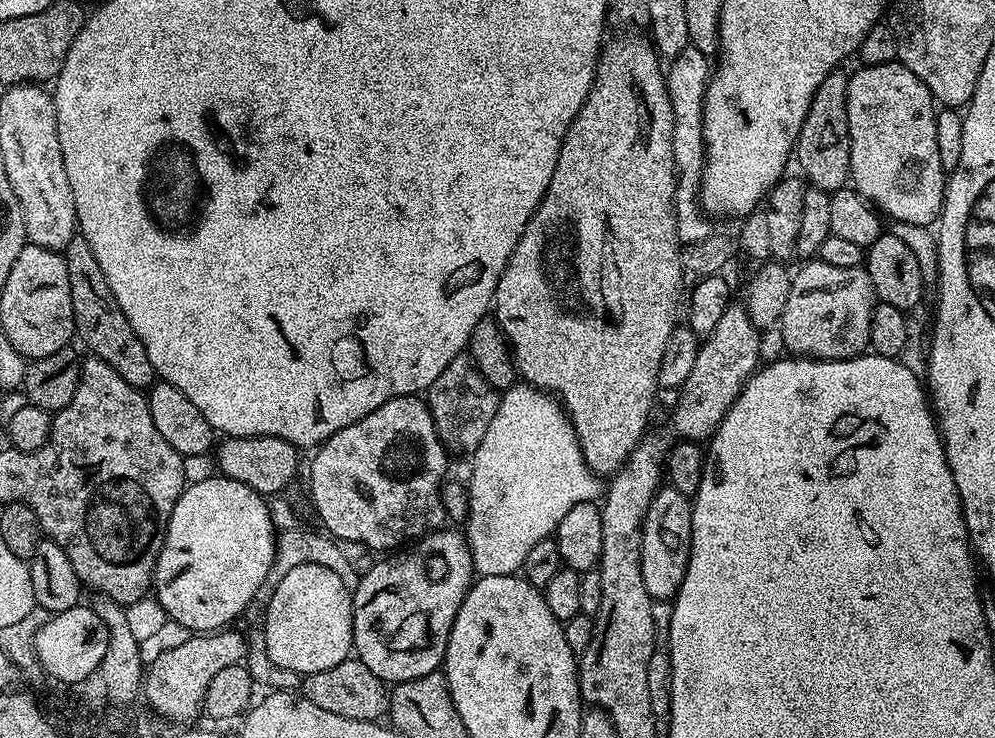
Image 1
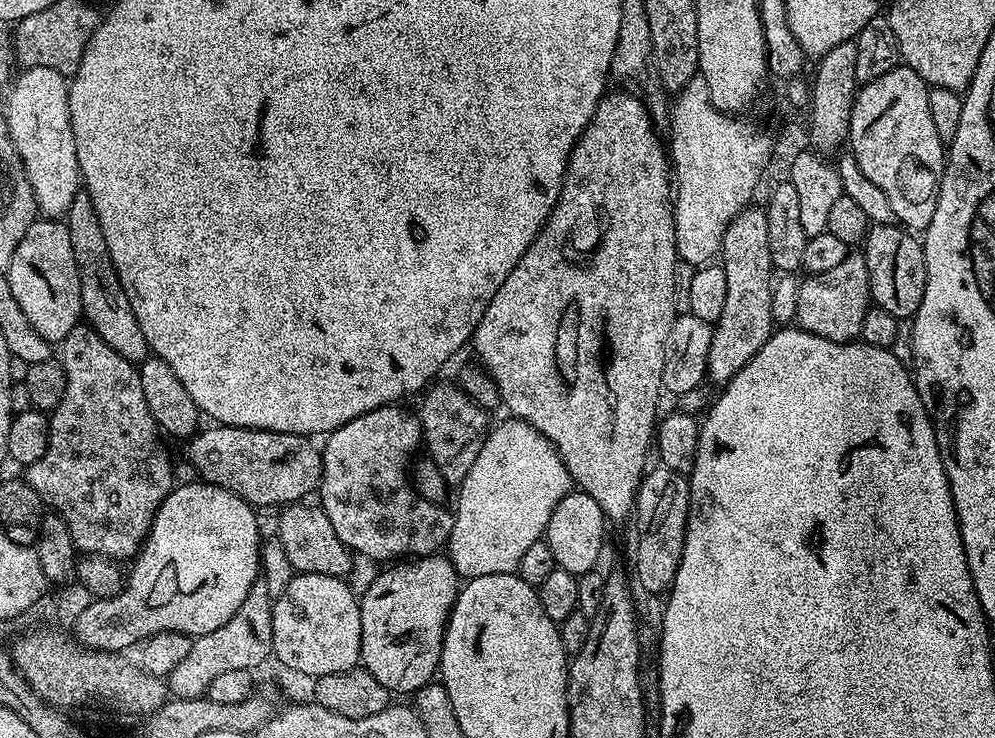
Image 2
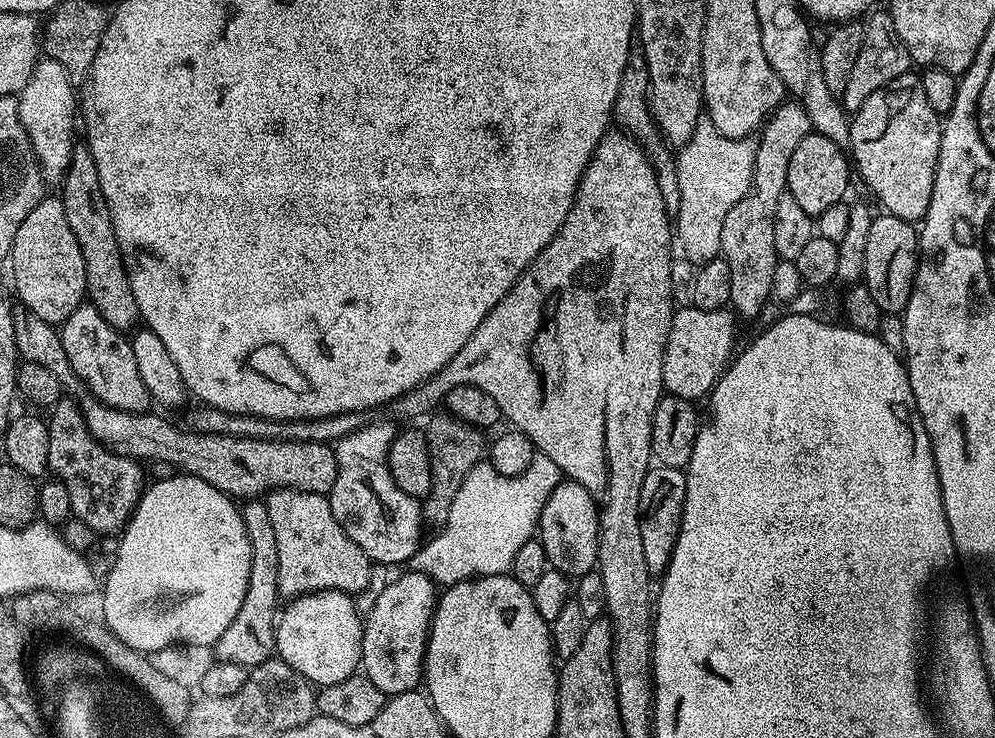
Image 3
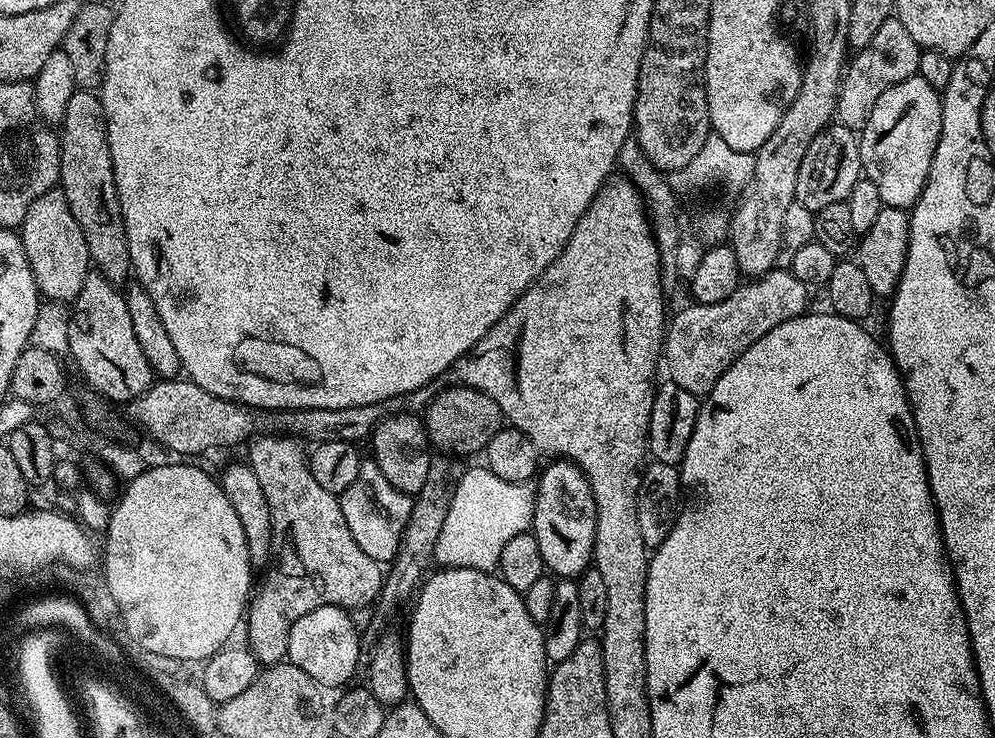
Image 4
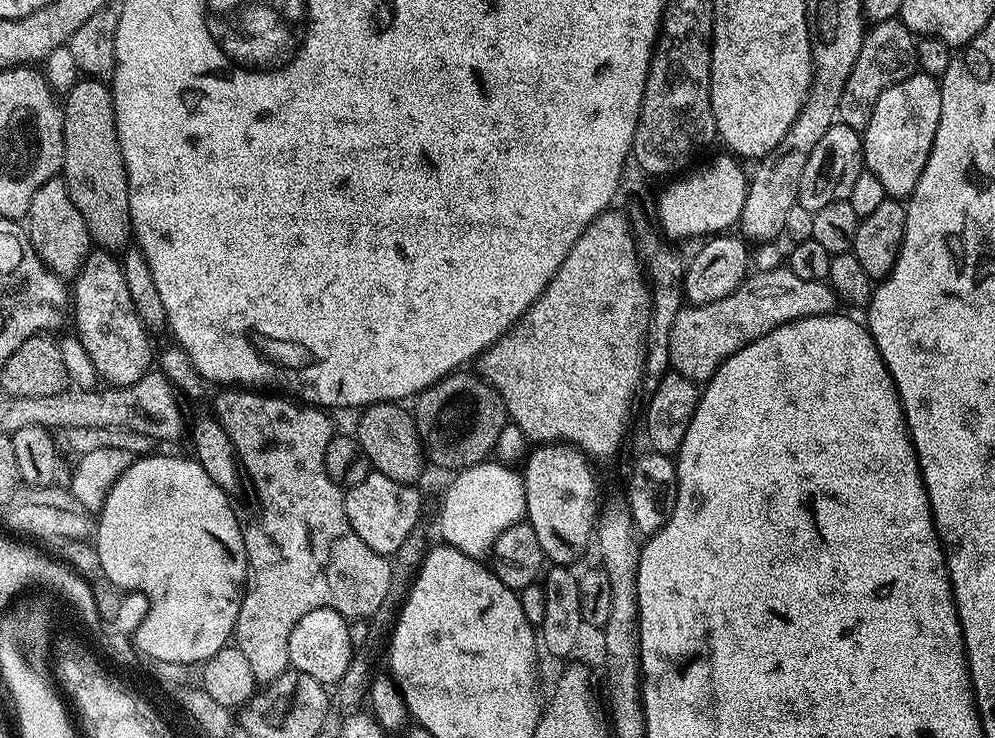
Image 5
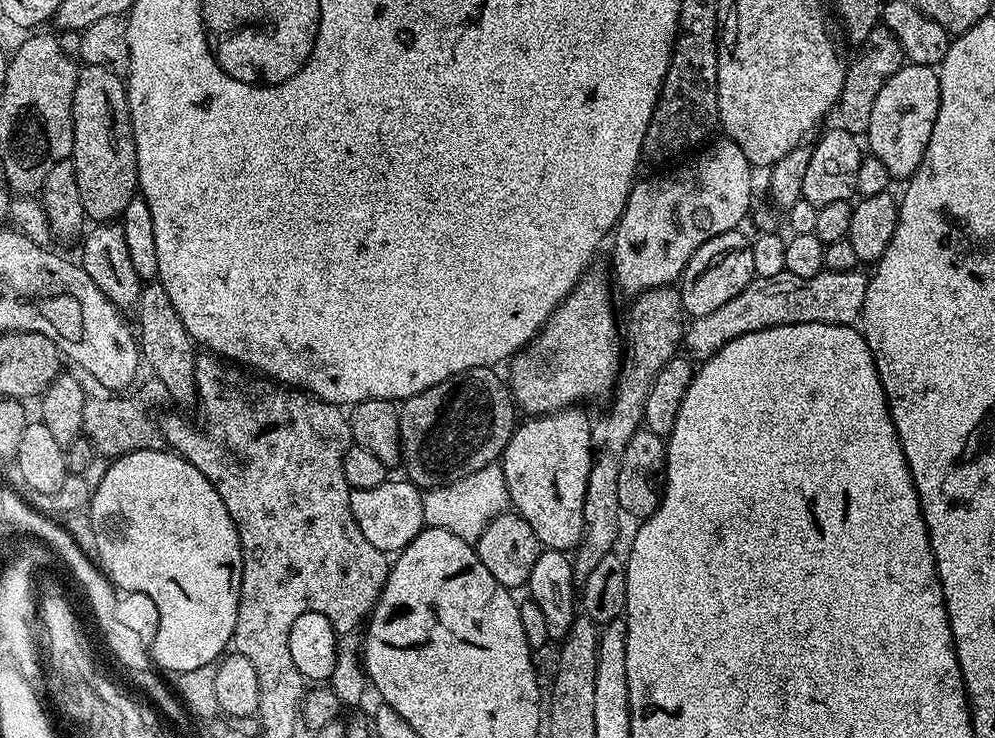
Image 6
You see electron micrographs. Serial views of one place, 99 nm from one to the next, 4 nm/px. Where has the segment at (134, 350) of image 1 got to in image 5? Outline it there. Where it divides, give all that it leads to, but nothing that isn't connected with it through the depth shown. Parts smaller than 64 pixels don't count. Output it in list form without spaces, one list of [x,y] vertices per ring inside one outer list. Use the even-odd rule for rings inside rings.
[[[81,78],[63,97],[64,109],[64,166],[62,175],[70,190],[70,199],[78,206],[78,214],[86,222],[93,245],[109,250],[120,250],[133,239],[130,218],[130,194],[122,146],[118,146],[118,126],[114,118],[112,89],[103,80]]]

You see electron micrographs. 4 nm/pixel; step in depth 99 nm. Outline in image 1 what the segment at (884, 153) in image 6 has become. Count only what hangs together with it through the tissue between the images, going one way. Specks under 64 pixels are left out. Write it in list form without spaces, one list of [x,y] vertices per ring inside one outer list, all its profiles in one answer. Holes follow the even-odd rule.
[[[899,62],[857,69],[848,77],[846,94],[851,187],[889,221],[931,225],[944,206],[946,173],[938,158],[938,108],[930,90]]]

